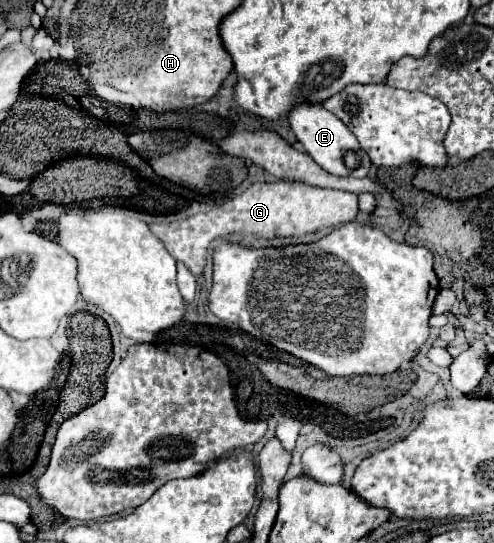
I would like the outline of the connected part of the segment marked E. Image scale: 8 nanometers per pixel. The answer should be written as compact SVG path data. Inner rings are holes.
M296 105L296 109L292 109L292 113L288 113L288 121L290 121L290 129L296 135L296 139L304 145L308 155L324 171L328 171L332 175L340 175L340 177L366 177L368 175L368 171L370 171L368 155L362 151L354 133L350 129L346 129L346 125L334 113L328 113L324 109L324 105ZM348 151L356 151L360 155L360 167L358 169L348 169L344 165L344 155Z

